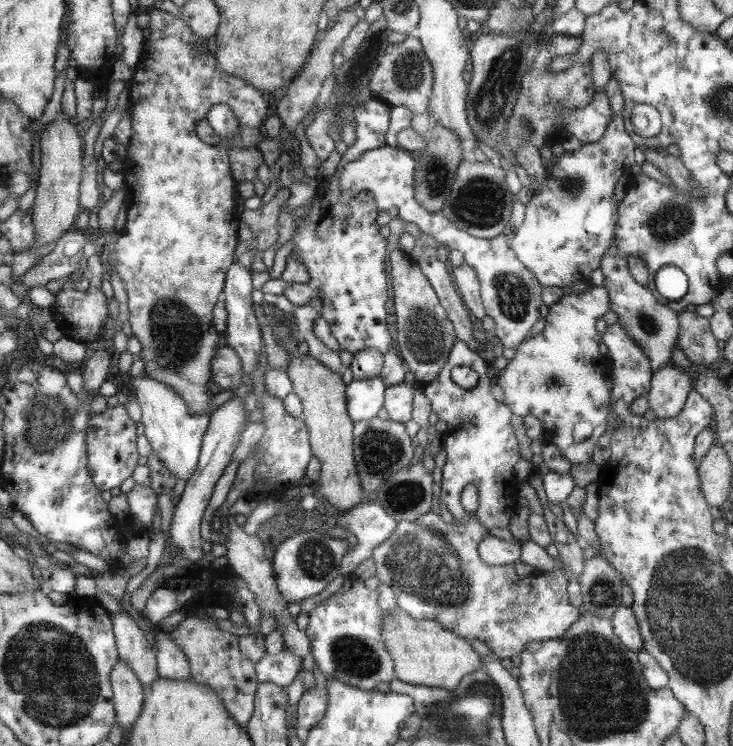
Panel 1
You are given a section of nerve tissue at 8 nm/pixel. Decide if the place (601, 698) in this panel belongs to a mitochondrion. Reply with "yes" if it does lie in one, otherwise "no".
yes

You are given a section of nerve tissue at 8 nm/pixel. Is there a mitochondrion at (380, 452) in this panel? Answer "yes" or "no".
yes

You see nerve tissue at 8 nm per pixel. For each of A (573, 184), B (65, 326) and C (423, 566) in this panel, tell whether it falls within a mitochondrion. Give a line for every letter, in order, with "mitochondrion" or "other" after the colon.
A: mitochondrion
B: other
C: mitochondrion

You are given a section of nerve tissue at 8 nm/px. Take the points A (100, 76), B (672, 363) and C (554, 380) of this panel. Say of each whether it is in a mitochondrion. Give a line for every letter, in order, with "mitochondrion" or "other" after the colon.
A: other
B: other
C: mitochondrion

